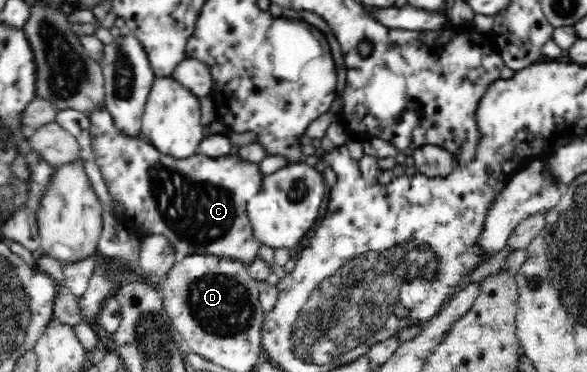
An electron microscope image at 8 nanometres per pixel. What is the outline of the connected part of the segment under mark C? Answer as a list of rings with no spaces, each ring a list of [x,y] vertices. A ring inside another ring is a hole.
[[[98,106],[87,113],[91,123],[92,151],[108,191],[115,201],[122,205],[121,218],[124,224],[137,236],[163,235],[174,247],[178,258],[193,254],[231,257],[246,265],[258,255],[259,240],[255,238],[253,226],[248,218],[247,204],[261,189],[264,175],[260,165],[240,159],[239,155],[225,155],[211,158],[196,154],[187,158],[175,158],[158,151],[138,137],[120,133],[106,107]]]

